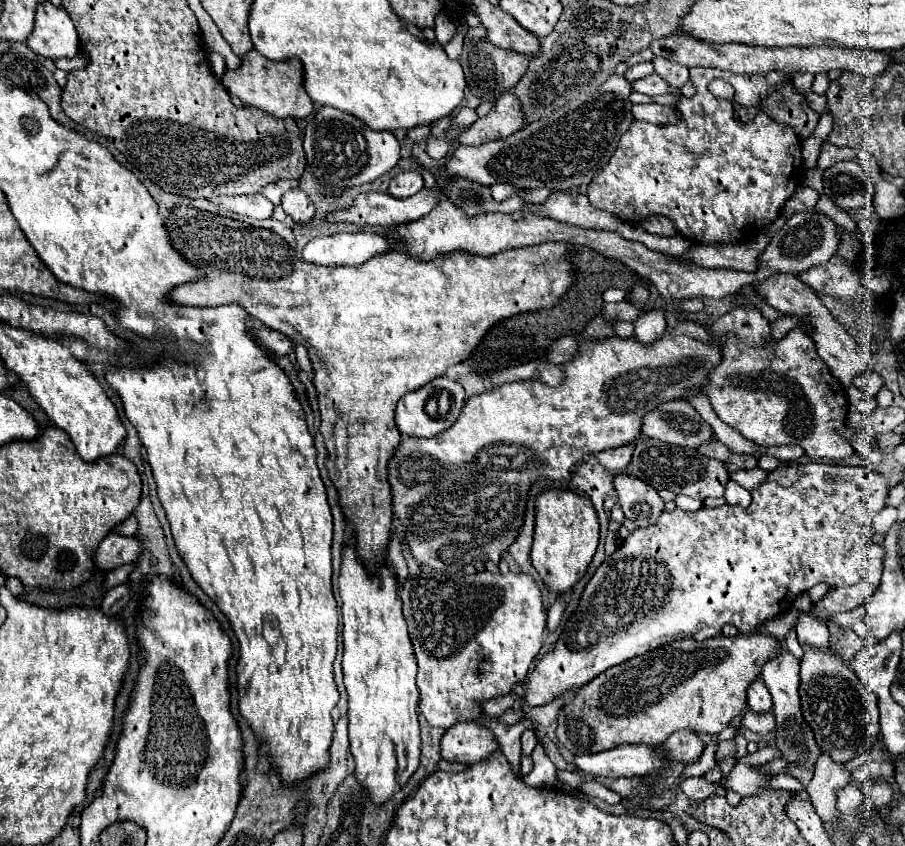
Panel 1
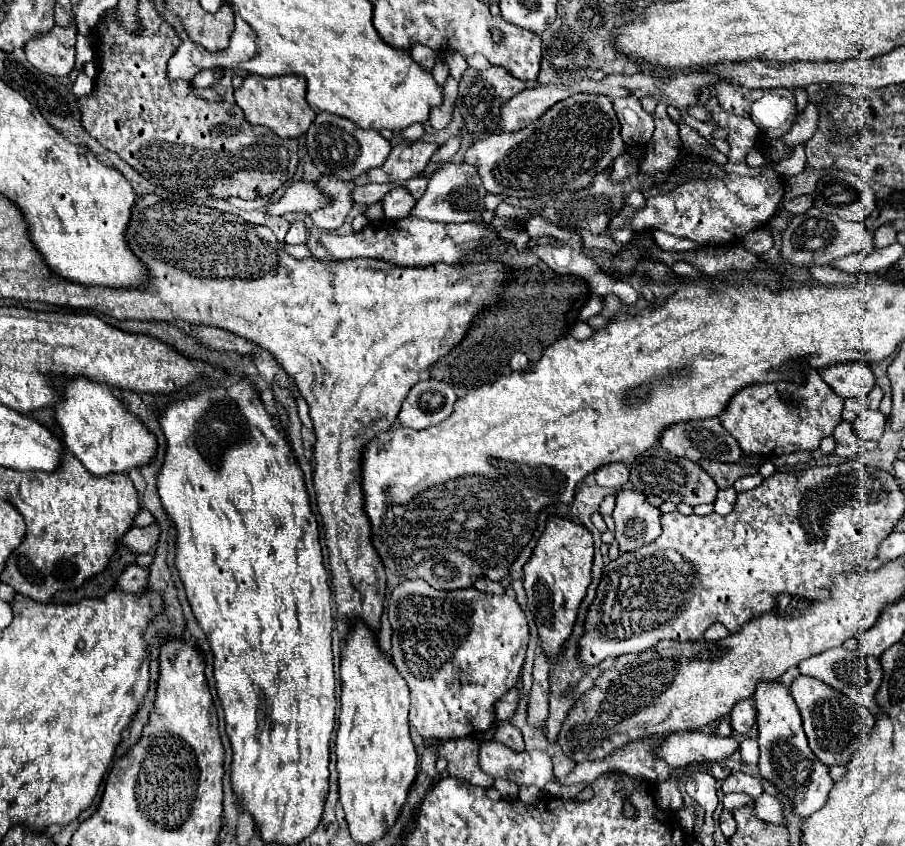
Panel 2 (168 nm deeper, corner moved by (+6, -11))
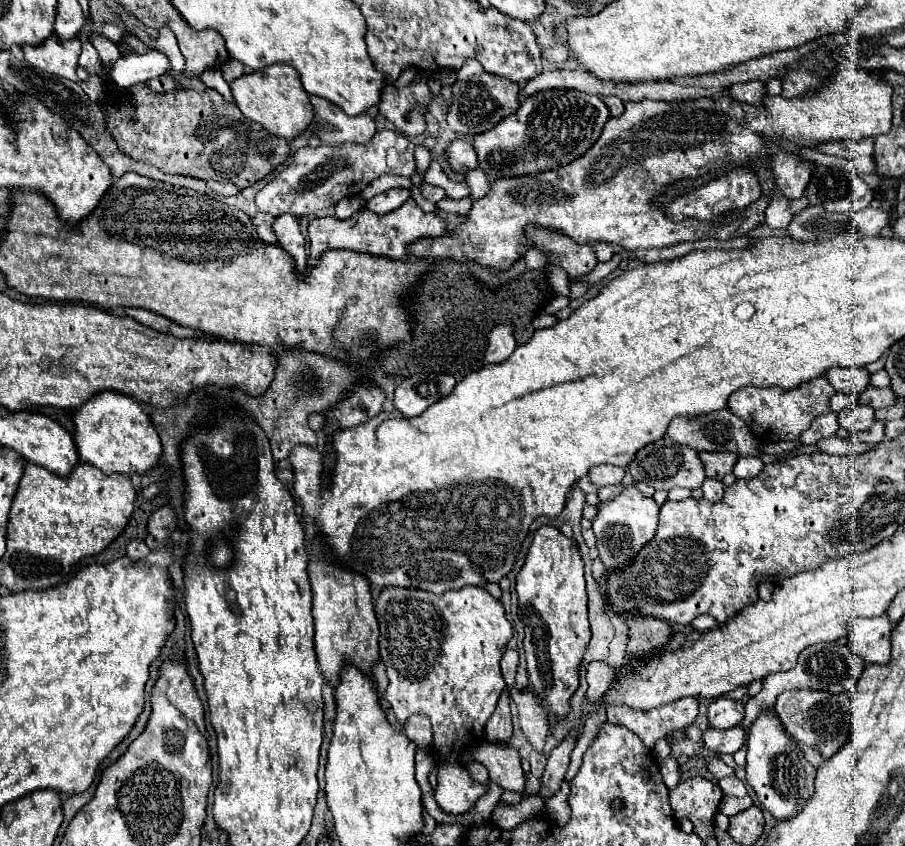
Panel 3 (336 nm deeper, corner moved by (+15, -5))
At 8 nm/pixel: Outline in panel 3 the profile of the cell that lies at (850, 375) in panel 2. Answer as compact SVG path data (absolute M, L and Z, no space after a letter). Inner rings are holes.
M833 367L825 373L825 377L835 391L849 395L859 395L869 383L869 373L865 367Z

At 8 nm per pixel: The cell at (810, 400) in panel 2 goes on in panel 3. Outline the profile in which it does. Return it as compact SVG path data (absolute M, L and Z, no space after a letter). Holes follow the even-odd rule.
M817 377L809 383L801 383L795 389L779 389L779 387L743 387L735 391L729 399L729 411L741 417L749 431L759 437L763 443L777 441L799 441L799 437L811 427L811 421L823 413L829 413L829 401L835 395L835 389L829 385L825 377Z

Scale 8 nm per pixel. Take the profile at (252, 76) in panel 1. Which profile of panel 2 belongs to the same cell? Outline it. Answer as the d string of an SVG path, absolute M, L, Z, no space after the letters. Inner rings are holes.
M248 75L244 85L234 91L238 107L252 125L264 125L272 129L282 139L298 139L312 125L316 113L306 101L306 79L302 75L280 75L280 77L260 77Z

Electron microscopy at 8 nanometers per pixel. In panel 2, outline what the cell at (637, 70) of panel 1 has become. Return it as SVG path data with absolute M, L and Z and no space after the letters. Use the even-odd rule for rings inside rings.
M636 97L614 99L614 111L622 125L622 139L626 145L646 145L655 130L653 115L640 107Z

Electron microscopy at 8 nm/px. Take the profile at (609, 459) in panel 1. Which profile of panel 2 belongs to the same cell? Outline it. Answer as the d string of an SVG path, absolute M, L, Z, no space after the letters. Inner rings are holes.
M612 463L612 465L604 465L602 469L598 469L594 473L594 479L598 485L602 487L612 487L612 489L620 489L630 477L630 469L624 463Z

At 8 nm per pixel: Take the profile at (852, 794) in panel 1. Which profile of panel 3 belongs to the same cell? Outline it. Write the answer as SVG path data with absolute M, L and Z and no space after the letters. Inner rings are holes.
M771 707L761 709L747 733L747 743L747 783L755 789L761 805L779 821L797 813L813 795L815 767L805 759L799 745L793 743L793 737L787 733L785 725L781 725L781 719Z

